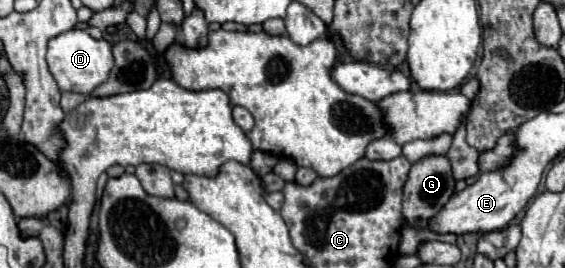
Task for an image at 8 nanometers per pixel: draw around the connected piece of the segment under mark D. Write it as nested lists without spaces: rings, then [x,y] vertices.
[[[73,29],[49,41],[47,63],[61,91],[75,91],[75,93],[91,95],[101,83],[107,81],[113,69],[113,43],[107,39],[93,39],[83,29]]]

